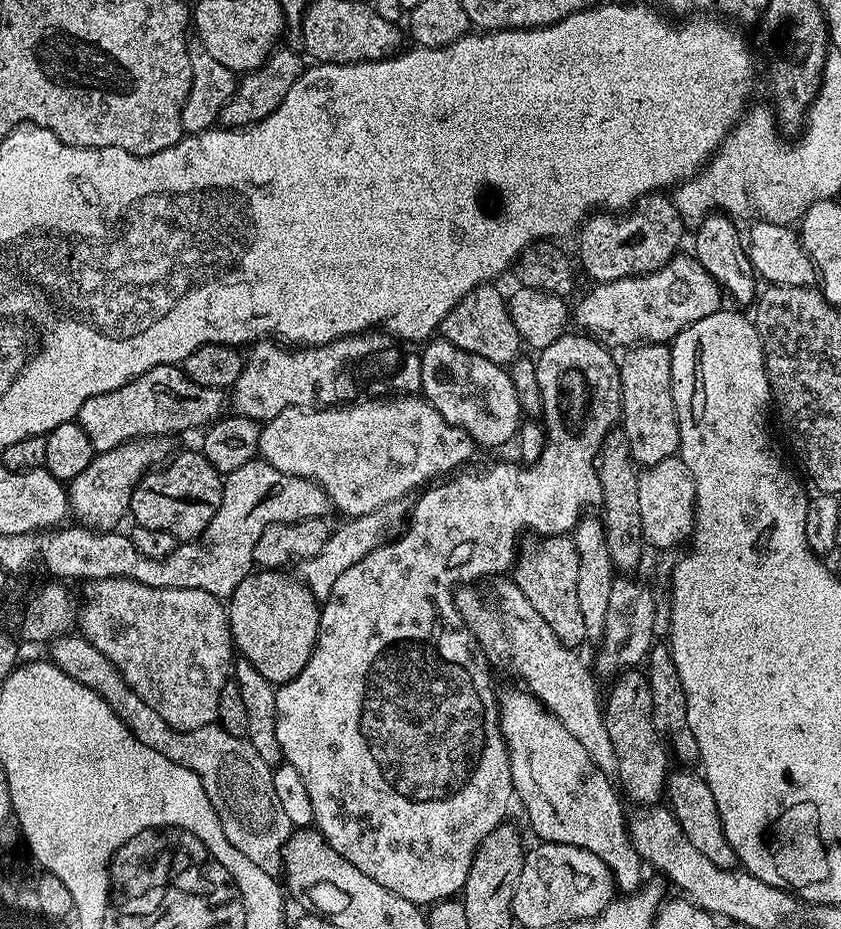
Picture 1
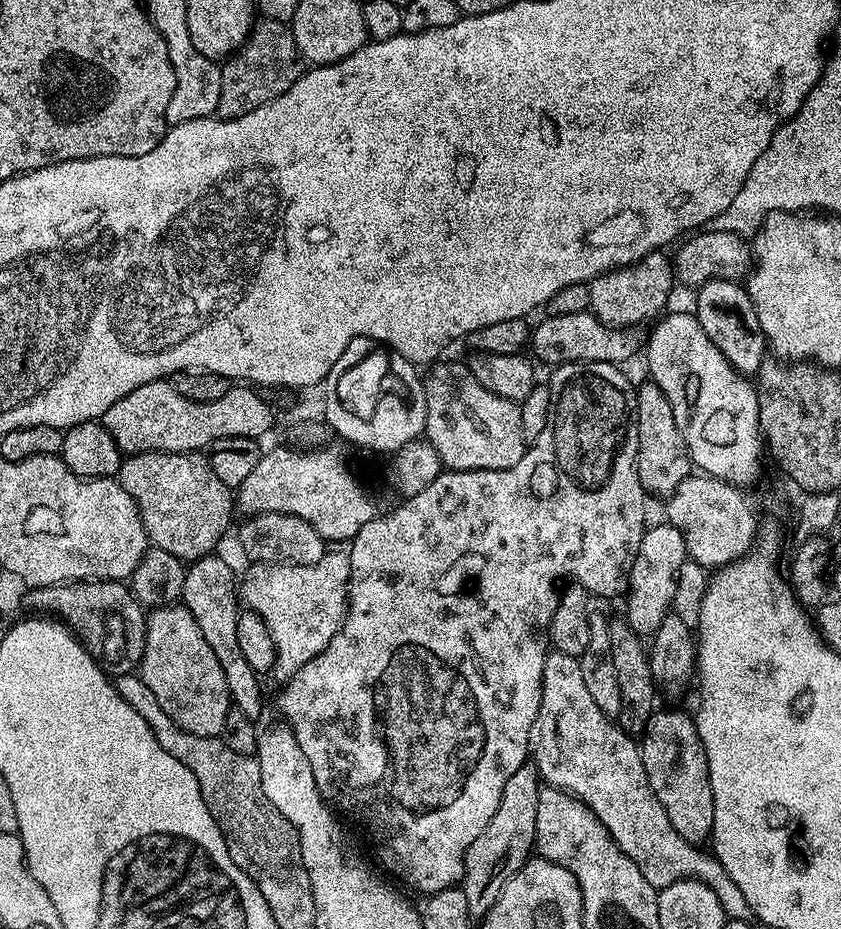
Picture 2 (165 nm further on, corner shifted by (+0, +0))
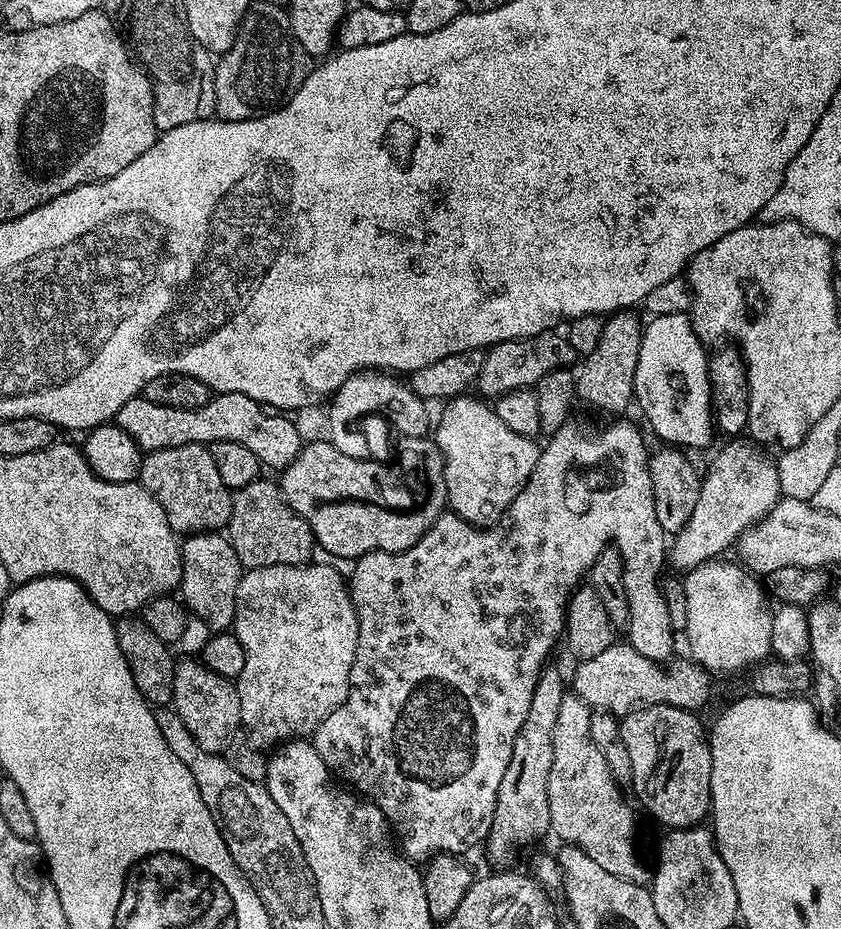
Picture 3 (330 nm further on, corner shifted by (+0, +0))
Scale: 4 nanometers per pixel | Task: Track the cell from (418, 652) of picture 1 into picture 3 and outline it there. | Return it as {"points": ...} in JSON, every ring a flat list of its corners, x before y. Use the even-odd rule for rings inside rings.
{"points":[[628,418,613,419,616,421,605,428,587,428,584,424,567,422,558,431,551,433,547,437,548,445,545,443,540,449,540,457,530,478,497,523,477,526,466,522,455,512,446,510,436,519,434,526,426,530,419,542,410,546,410,550,368,552,351,565,353,568,350,591,358,618,358,646,354,666,350,670,348,697,344,707,335,708,316,727,310,737,310,743,318,750,322,762,326,762,333,777,339,778,345,785,353,784,348,786,355,789,361,797,371,800,378,806,378,810,382,810,398,841,399,851,413,862,427,862,441,854,465,854,464,852,470,851,475,844,483,845,487,841,494,818,494,806,498,802,498,786,502,786,506,766,510,766,510,750,514,750,514,738,518,738,518,730,522,730,526,710,530,710,530,698,534,698,534,686,538,686,540,673,549,663,548,655,551,654,556,639,561,639,564,631,568,597,581,583,588,568,594,566,594,558,598,558,602,550,611,546,622,554,626,598,630,602,630,618,626,621,627,643,631,644,634,650,638,650,638,654,657,662,667,661,673,655,671,652,674,629,670,626,666,598,660,589,660,571,666,568,666,534,662,526,658,526,658,517,654,514,654,486,650,482,648,469,650,448,644,445,643,434,630,421,624,419]]}

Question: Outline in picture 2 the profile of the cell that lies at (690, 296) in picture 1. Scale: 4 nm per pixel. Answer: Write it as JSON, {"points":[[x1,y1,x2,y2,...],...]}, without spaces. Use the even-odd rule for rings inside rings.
{"points":[[590,310,578,314,545,315,540,325,530,332,530,348,536,351,537,361,545,360,548,366,582,362,606,362,617,366,623,365,636,351,641,351,642,336,635,327,617,330,607,328]]}

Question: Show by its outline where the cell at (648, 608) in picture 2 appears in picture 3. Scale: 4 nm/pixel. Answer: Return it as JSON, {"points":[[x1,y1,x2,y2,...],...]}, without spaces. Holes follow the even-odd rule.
{"points":[[748,436,731,437,724,443,726,444,721,449,715,451,712,466,701,479,698,503,694,506,690,522,683,527,682,531,675,533,673,544,671,541,669,545,669,565,671,567,673,565,681,572,687,572,708,560,717,559,726,549,729,551,738,541,739,536,760,521,781,499,775,461,766,456,768,454,761,445]]}

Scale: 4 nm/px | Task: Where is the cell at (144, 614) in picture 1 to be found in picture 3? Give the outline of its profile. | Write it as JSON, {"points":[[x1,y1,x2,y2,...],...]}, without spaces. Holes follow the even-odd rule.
{"points":[[199,659,180,660,174,674,171,707,186,722,186,730,194,734,198,746,207,752,223,753,241,731,240,699,235,683,210,671]]}

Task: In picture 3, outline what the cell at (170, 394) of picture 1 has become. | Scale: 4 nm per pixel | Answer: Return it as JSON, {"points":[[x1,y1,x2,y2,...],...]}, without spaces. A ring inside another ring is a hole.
{"points":[[222,392,213,395,212,400,198,410,162,406,158,402,150,402,141,394,118,410,114,423,126,430,126,434,130,434,130,438,134,438,136,445,145,453,187,444,210,446,225,440,246,446,246,450,254,453,265,469,283,470,287,464,294,462,302,447,295,422,284,416,287,415,273,414,257,400,246,398,246,394]]}

